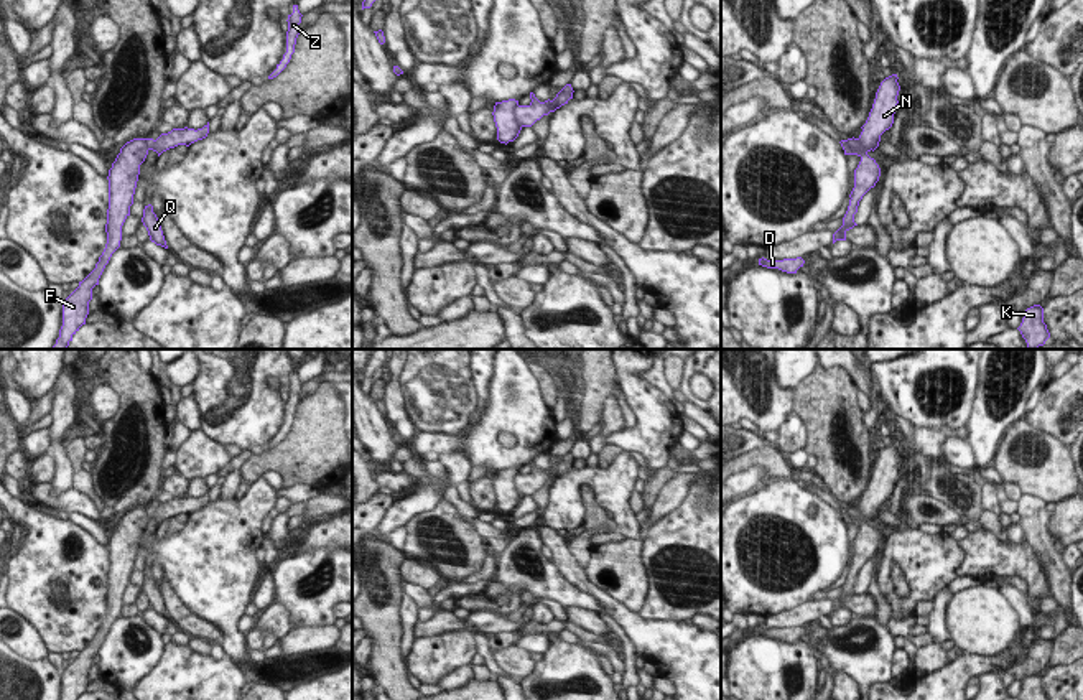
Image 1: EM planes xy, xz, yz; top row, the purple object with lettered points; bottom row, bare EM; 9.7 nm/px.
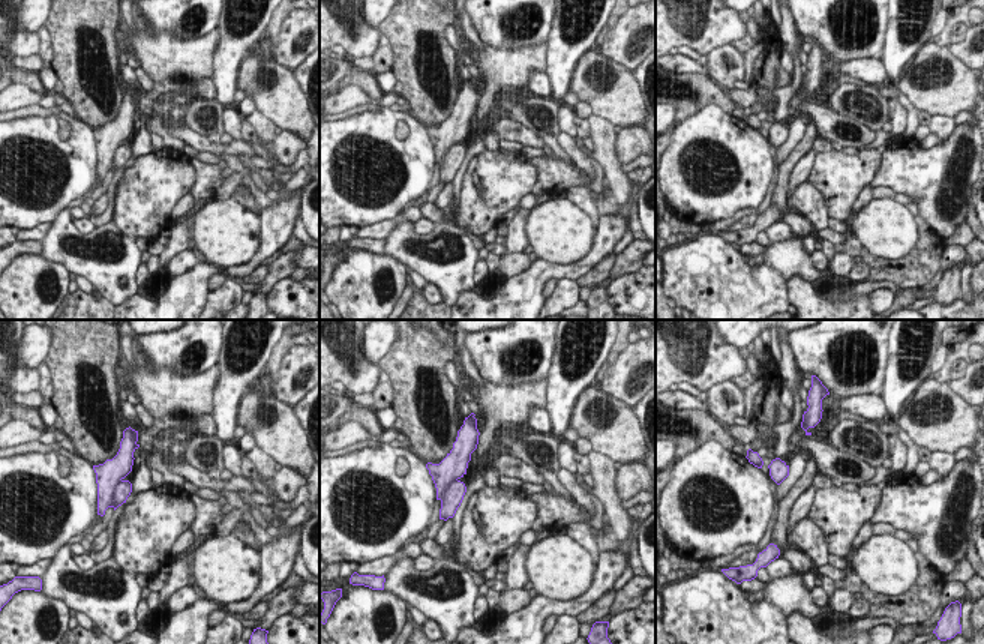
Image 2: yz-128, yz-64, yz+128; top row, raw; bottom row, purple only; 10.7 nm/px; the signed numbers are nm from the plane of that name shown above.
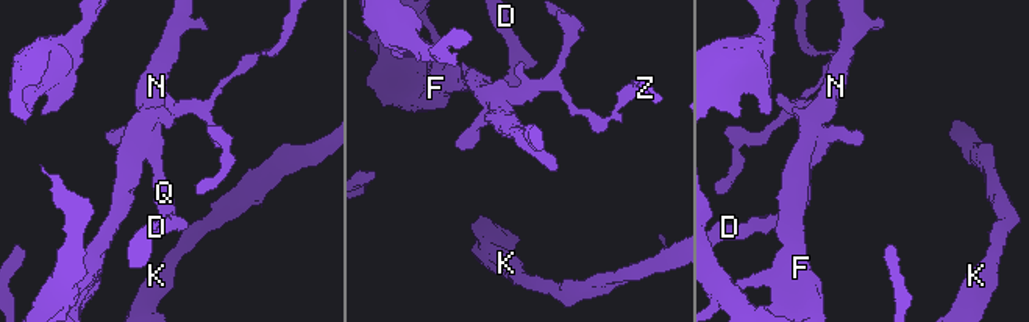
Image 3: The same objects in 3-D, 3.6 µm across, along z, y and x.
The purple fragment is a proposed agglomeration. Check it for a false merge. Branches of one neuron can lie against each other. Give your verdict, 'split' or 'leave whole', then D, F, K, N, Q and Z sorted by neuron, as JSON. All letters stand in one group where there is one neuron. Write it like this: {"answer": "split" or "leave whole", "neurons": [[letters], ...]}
{"answer": "split", "neurons": [["D", "Q", "Z"], ["F", "K", "N"]]}

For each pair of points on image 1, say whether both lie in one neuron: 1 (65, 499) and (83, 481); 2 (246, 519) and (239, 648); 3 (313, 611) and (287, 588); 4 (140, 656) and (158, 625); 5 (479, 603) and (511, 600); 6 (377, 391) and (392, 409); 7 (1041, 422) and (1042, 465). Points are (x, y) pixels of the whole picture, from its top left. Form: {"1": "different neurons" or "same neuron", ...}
{"1": "different neurons", "2": "same neuron", "3": "same neuron", "4": "different neurons", "5": "same neuron", "6": "different neurons", "7": "different neurons"}

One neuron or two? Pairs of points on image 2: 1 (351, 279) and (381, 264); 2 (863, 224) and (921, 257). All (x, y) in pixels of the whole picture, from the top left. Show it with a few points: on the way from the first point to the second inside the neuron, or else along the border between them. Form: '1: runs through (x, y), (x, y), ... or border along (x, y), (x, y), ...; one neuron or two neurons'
1: runs through (359, 279), (366, 279), (374, 272); one neuron
2: border along (915, 216), (917, 243), (902, 257), (876, 258); two neurons

